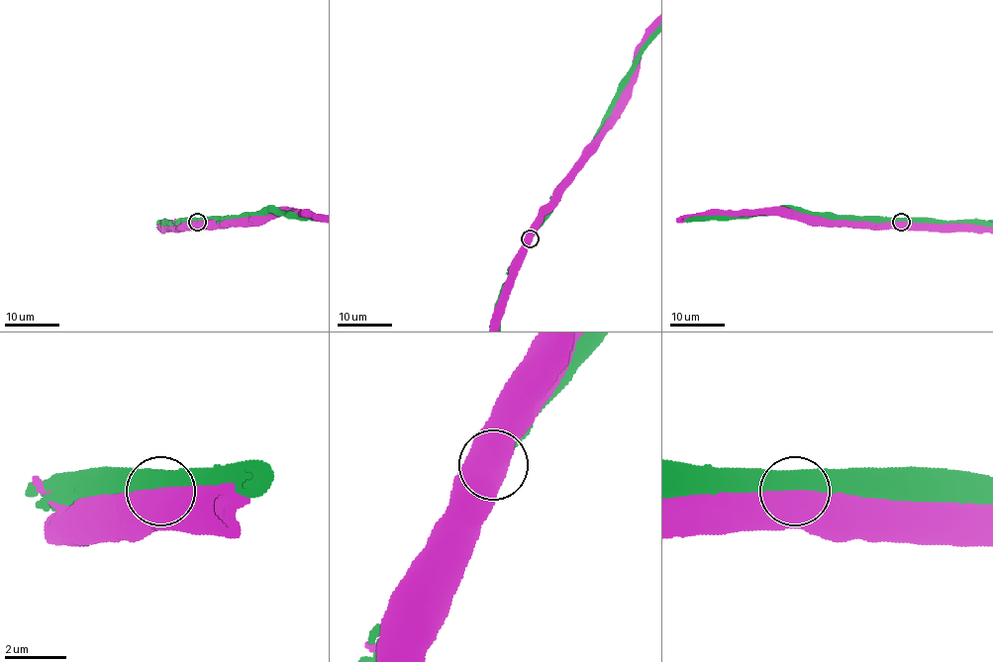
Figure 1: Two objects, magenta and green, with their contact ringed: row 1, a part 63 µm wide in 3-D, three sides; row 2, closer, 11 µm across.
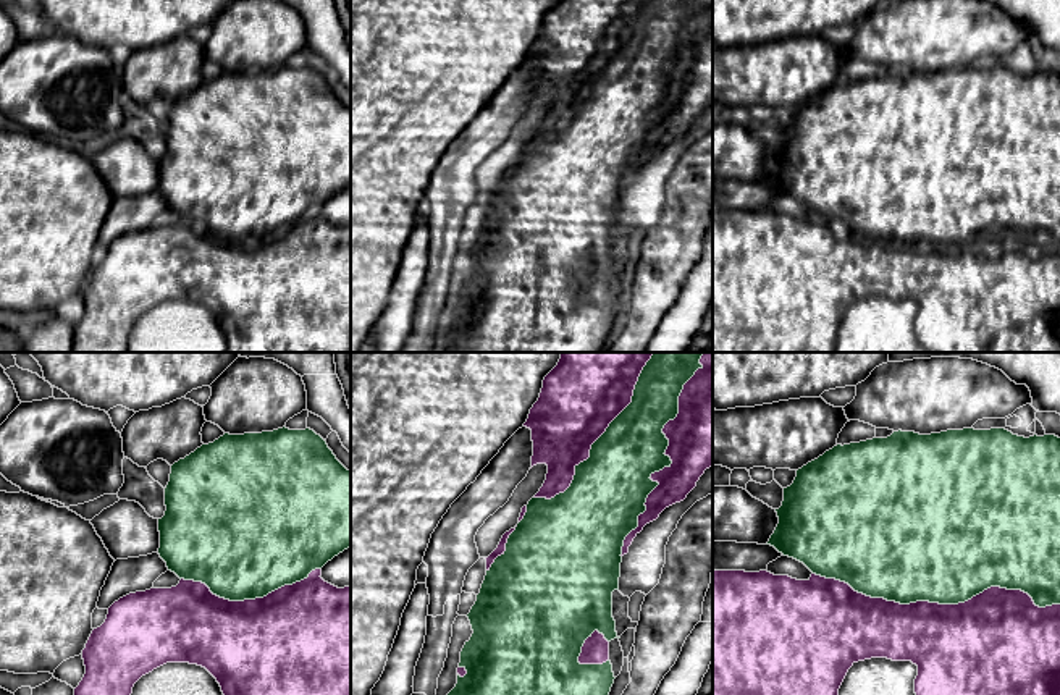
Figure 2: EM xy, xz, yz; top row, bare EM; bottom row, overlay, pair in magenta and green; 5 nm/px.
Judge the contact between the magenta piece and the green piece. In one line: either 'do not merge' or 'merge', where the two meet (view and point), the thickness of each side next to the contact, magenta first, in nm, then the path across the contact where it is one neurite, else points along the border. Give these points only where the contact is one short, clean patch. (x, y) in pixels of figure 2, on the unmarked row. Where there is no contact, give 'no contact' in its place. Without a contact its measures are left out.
do not merge | yz (938, 241) | 440/500 nm

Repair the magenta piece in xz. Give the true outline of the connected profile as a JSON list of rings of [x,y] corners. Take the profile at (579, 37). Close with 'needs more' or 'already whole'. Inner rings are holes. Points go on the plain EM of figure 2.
[[[557,0],[545,15],[538,39],[524,65],[532,68],[532,105],[546,102],[543,124],[533,136],[564,131],[591,82],[632,40],[646,0]]] | already whole

